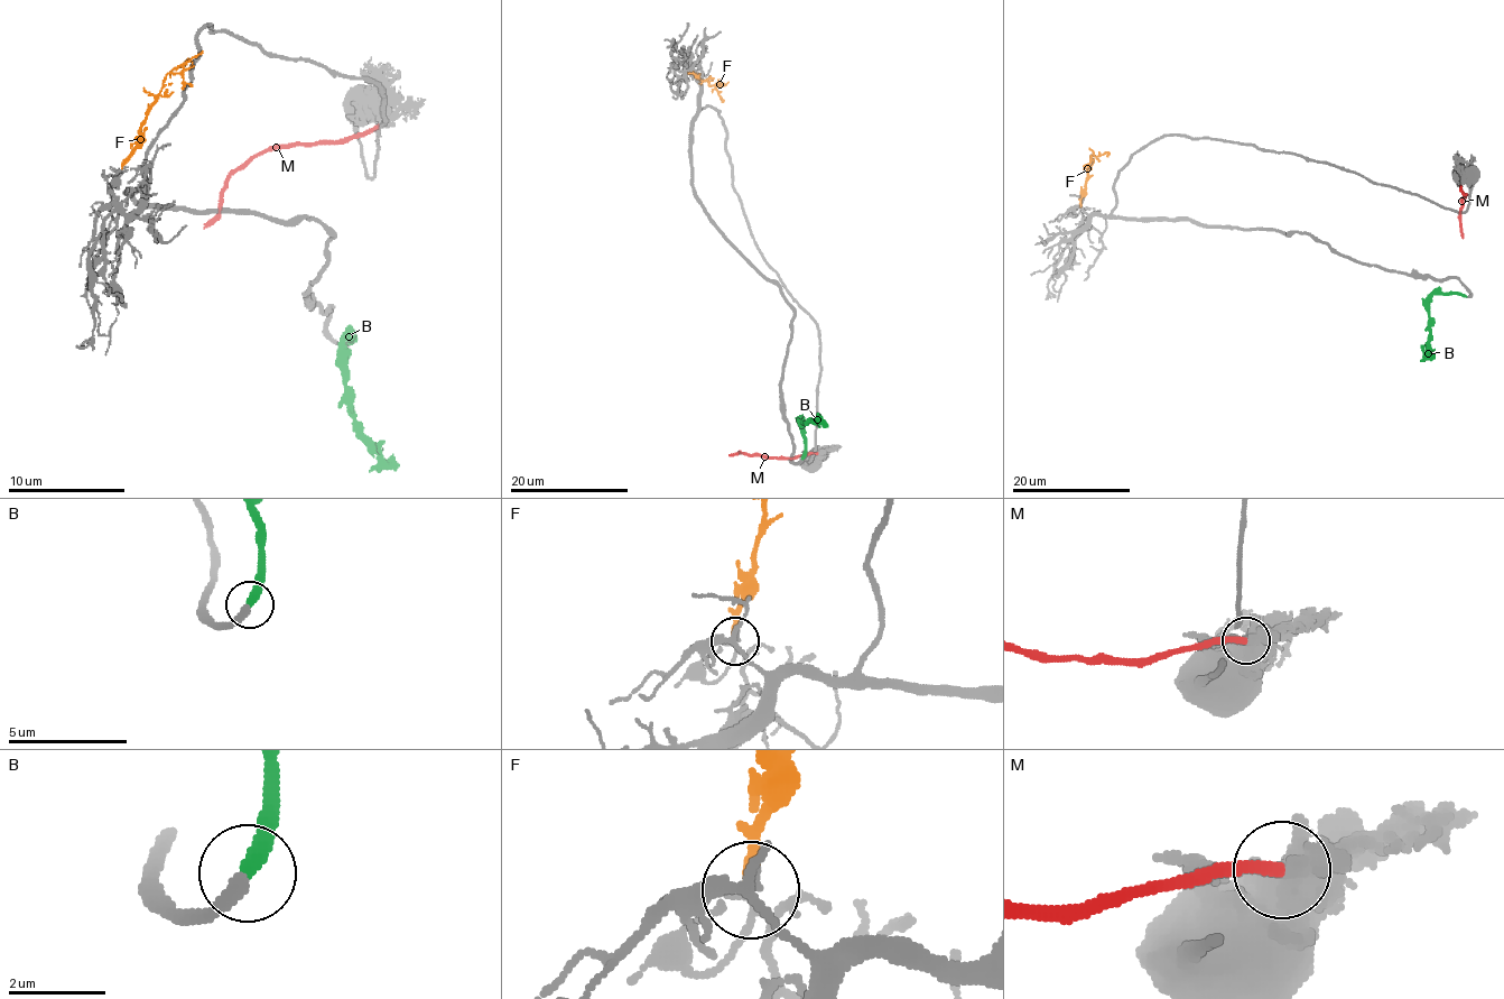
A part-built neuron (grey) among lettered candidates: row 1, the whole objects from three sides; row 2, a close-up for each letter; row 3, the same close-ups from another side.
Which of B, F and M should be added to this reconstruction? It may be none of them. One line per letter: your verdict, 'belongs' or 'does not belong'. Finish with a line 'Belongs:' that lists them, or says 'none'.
B: belongs
F: does not belong
M: does not belong
Belongs: B

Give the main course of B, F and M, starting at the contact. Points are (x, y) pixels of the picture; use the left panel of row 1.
B: (350, 343), (352, 338), (344, 347), (341, 376), (352, 428), (379, 454), (399, 466)
F: (121, 167), (139, 144), (139, 127), (165, 76), (183, 67), (176, 67), (188, 59), (192, 67)
M: (379, 127), (337, 141), (276, 144), (250, 156), (230, 176), (221, 211), (203, 229)

